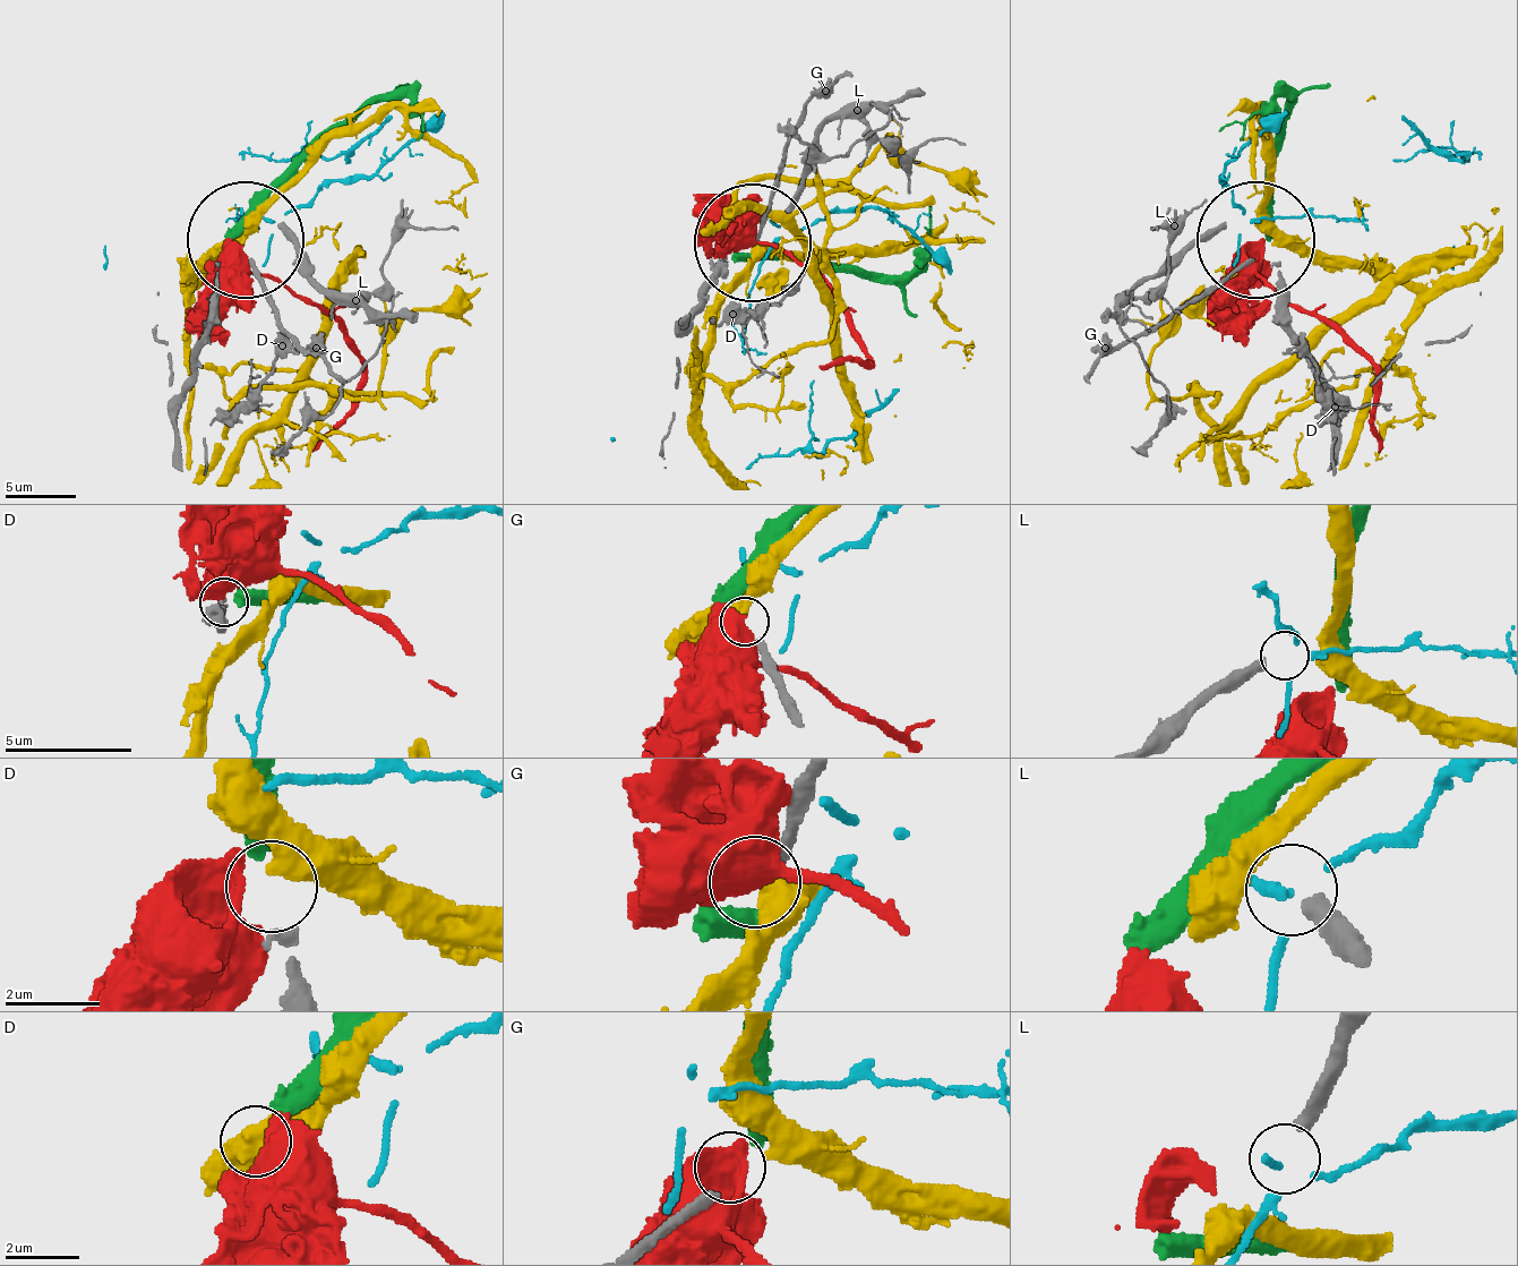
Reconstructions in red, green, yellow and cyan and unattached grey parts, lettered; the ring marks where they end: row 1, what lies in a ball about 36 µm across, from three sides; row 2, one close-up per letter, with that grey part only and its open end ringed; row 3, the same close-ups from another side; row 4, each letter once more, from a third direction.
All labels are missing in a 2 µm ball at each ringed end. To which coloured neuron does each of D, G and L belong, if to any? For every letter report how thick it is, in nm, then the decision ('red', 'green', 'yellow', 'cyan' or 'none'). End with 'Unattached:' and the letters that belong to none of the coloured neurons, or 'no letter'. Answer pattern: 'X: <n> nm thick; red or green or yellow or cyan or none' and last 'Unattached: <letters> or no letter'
D: 240 nm thick; green
G: 280 nm thick; yellow
L: 400 nm thick; none
Unattached: L

